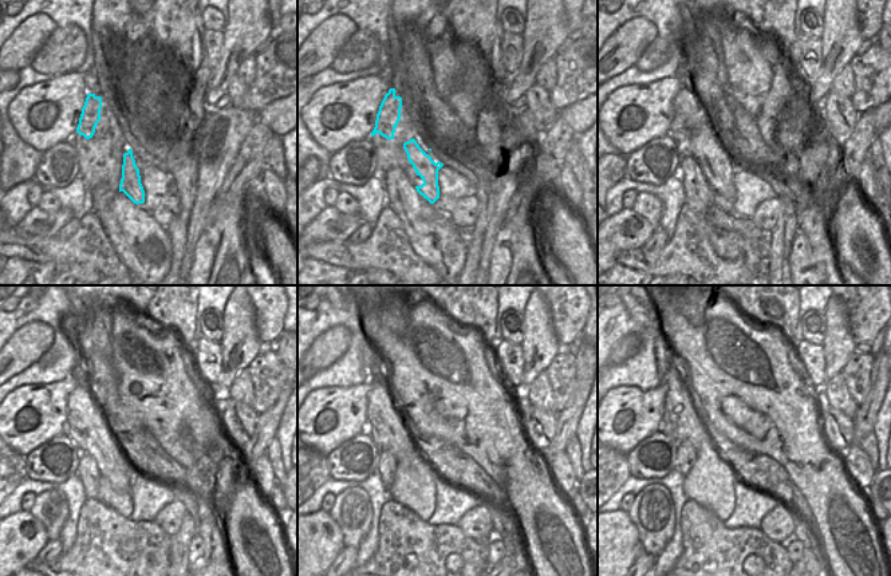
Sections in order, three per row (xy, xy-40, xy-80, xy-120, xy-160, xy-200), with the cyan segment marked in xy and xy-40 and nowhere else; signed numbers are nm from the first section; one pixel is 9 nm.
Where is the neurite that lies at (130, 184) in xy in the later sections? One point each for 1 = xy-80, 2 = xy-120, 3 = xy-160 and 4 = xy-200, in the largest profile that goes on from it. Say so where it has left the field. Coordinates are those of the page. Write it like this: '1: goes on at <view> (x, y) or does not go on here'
1: goes on at xy-80 (688, 122)
2: goes on at xy-120 (85, 419)
3: goes on at xy-160 (386, 426)
4: goes on at xy-200 (686, 422)

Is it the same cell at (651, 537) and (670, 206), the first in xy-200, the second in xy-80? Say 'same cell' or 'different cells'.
different cells

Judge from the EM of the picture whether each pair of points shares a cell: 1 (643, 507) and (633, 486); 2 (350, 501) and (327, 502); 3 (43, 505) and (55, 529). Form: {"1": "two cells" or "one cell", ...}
{"1": "two cells", "2": "two cells", "3": "one cell"}

